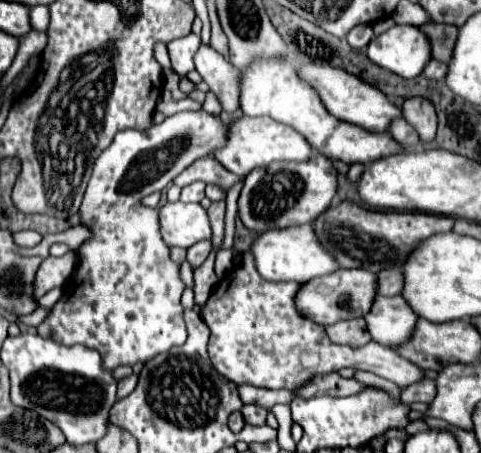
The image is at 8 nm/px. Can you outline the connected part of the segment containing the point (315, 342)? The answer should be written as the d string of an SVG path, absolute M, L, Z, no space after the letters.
M245 251L243 263L217 283L217 289L213 289L209 301L201 309L201 319L211 329L207 349L209 359L225 379L233 383L289 391L295 391L313 377L323 377L343 367L375 373L397 383L401 389L423 379L423 371L391 347L371 341L359 349L353 349L329 341L323 325L317 325L297 313L297 289L301 289L301 285L293 281L265 281L257 273L251 251Z

